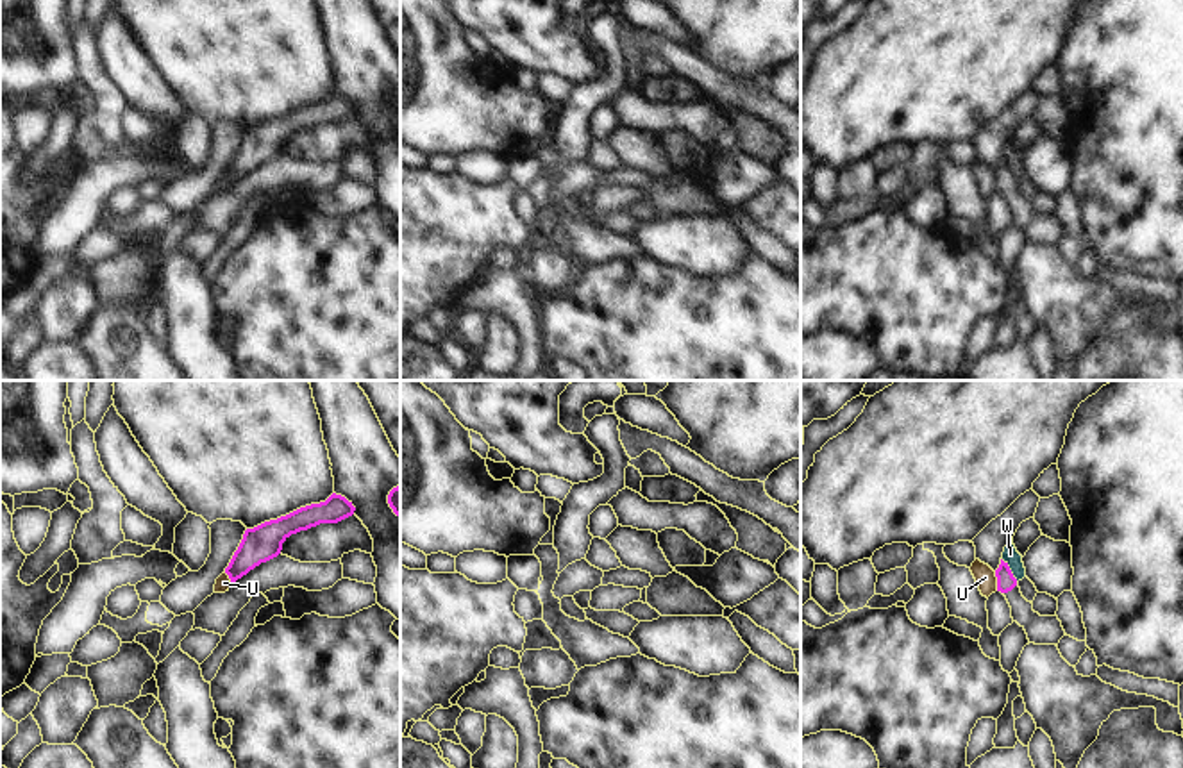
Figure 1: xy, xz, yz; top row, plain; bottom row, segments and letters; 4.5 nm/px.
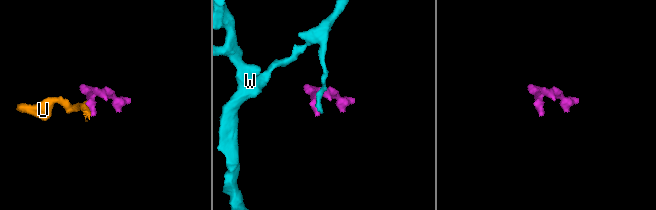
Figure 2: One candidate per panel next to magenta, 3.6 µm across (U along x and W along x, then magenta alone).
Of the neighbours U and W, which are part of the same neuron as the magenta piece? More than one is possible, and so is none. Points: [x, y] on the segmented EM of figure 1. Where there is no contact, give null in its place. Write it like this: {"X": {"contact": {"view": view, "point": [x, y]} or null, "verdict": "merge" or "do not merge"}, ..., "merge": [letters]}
{"U": {"contact": {"view": "yz", "point": [998, 581]}, "verdict": "do not merge"}, "W": {"contact": {"view": "yz", "point": [1010, 570]}, "verdict": "do not merge"}, "merge": []}

